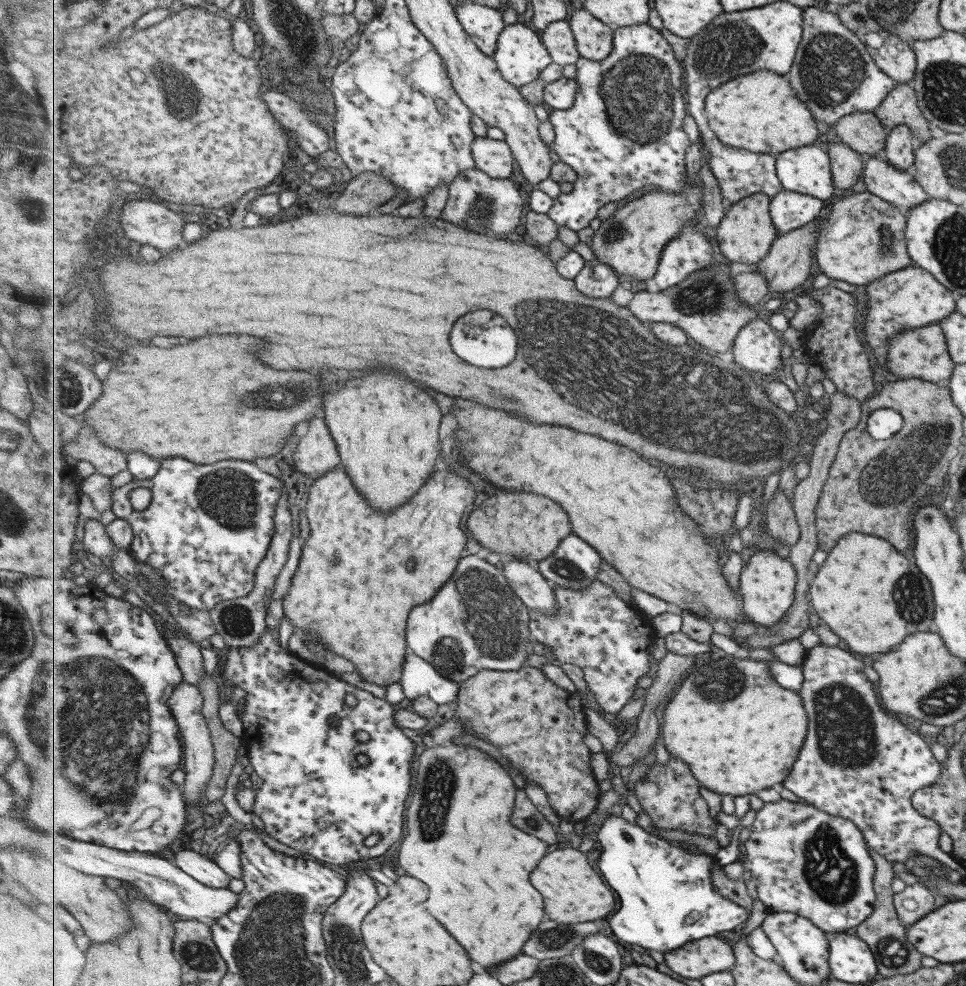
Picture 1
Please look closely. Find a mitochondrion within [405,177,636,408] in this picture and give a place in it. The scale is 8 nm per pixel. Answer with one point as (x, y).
(482, 207)

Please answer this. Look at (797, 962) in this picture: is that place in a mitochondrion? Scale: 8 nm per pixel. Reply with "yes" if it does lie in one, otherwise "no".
no

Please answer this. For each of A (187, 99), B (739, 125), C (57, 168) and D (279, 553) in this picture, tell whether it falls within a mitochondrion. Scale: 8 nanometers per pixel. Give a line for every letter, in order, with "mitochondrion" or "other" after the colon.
A: mitochondrion
B: other
C: other
D: other

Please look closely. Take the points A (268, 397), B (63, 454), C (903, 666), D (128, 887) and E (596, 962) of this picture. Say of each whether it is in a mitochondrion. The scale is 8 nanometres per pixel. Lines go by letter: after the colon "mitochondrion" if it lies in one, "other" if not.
A: mitochondrion
B: other
C: other
D: other
E: mitochondrion

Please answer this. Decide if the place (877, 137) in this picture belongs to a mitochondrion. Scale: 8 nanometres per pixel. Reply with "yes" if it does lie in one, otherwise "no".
no

